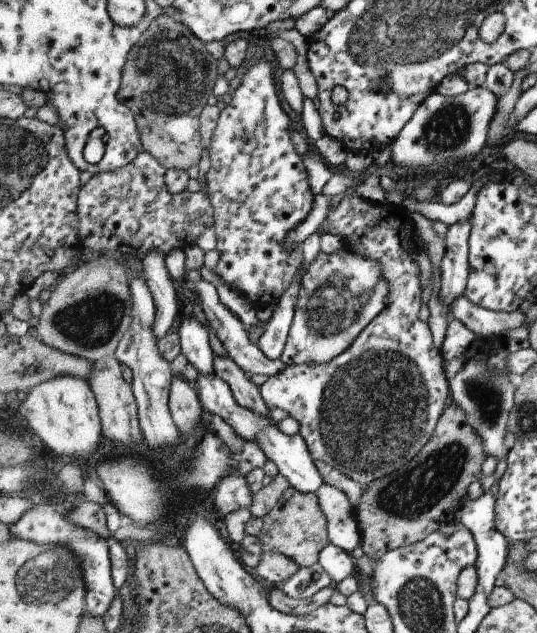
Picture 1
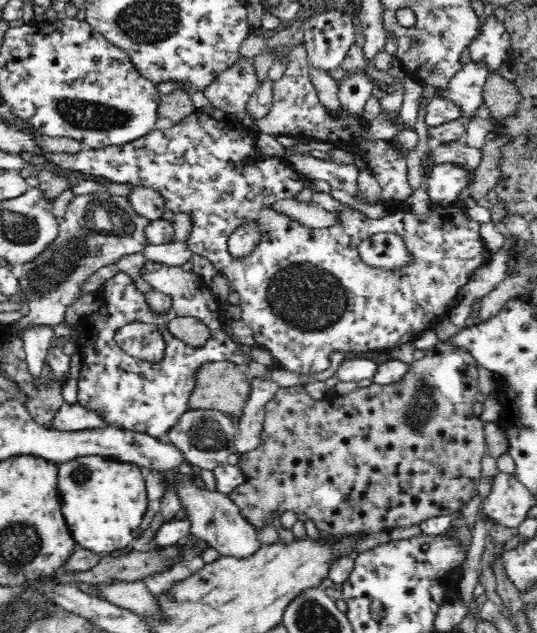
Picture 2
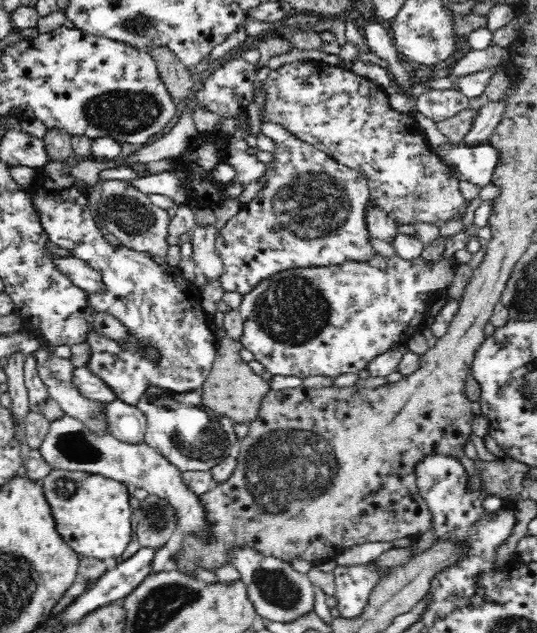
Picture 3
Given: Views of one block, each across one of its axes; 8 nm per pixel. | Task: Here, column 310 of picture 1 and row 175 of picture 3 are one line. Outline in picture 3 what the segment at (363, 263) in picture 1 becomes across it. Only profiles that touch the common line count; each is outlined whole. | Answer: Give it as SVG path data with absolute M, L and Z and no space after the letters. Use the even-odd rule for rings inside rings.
M261 122L261 132L276 141L276 150L272 152L273 160L270 162L271 172L258 179L264 181L266 186L226 222L215 241L224 265L224 289L243 295L252 292L260 281L270 278L271 274L288 267L326 266L330 263L369 259L375 251L370 245L371 236L365 219L366 206L370 200L366 178L355 168L337 162L326 151L297 140L275 124Z

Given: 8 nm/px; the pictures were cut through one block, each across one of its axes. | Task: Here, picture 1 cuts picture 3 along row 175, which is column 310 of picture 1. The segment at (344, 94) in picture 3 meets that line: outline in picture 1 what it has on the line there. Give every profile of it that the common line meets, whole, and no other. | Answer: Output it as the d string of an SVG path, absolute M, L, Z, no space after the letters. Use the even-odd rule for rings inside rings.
M354 194L345 195L336 208L328 206L328 216L324 224L320 228L320 234L333 234L339 236L343 240L344 248L342 250L351 249L355 253L363 253L367 257L373 258L382 265L382 272L386 274L386 282L390 285L390 303L386 305L386 310L382 312L378 318L375 318L362 334L351 344L347 351L338 355L329 363L306 363L299 365L287 365L286 368L276 376L269 377L262 385L262 398L265 400L269 409L279 408L290 416L293 416L300 423L300 434L306 439L307 445L311 450L312 458L315 462L321 460L331 464L340 472L349 476L353 481L367 486L376 479L384 478L386 475L401 469L406 463L411 463L421 452L424 447L431 441L434 436L435 428L438 426L439 420L442 419L443 412L451 404L450 382L446 376L445 360L442 352L438 350L438 346L434 344L434 336L428 322L421 322L419 318L419 308L421 308L421 268L417 266L417 262L413 262L410 248L412 247L412 237L417 236L415 233L410 216L407 214L405 205L395 205L394 203L379 204L379 202L369 202L361 196Z

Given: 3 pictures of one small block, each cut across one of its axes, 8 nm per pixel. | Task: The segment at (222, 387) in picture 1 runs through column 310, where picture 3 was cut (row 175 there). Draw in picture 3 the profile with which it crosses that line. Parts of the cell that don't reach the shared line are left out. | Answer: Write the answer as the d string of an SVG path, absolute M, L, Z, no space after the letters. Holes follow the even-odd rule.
M429 144L432 154L435 154L444 167L448 169L448 175L456 181L472 182L480 191L491 184L496 166L498 166L497 150L489 144L472 146L468 148L464 144Z

